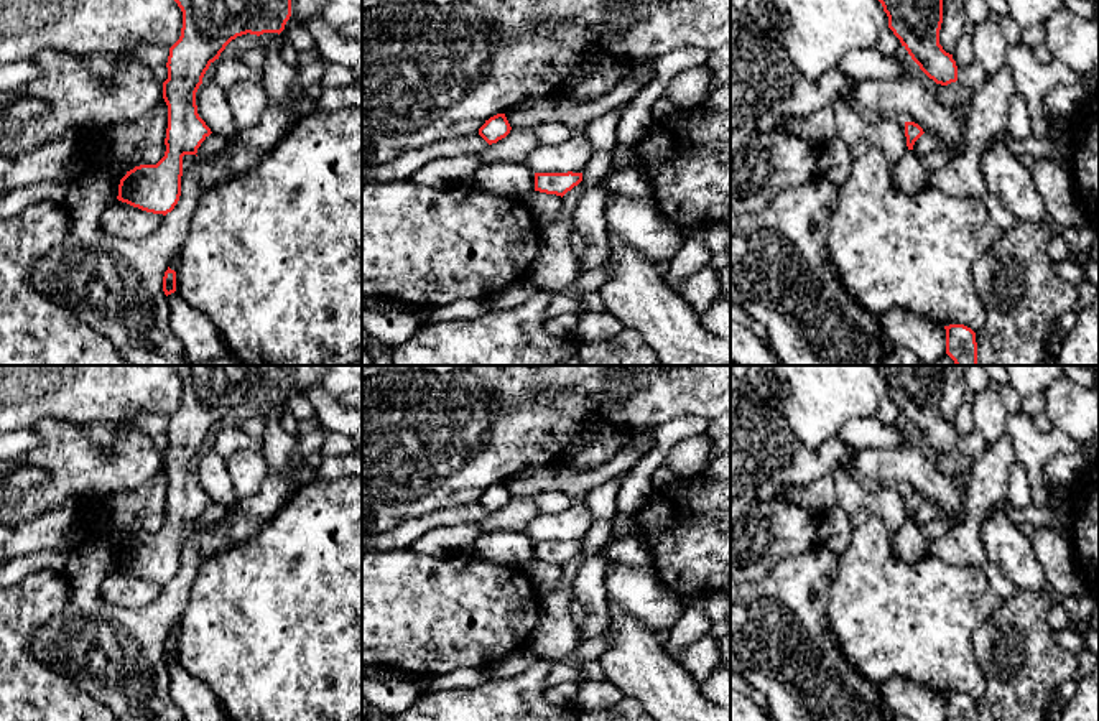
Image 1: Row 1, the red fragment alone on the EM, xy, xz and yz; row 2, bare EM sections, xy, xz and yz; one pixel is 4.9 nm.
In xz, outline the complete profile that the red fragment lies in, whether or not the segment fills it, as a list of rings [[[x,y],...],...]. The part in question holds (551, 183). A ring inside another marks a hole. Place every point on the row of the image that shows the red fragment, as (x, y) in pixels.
[[[535,173],[535,191],[564,196],[582,181],[582,173]]]

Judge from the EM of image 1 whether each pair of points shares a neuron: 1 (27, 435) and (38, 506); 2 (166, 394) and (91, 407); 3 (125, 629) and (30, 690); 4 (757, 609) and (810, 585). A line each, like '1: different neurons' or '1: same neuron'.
1: different neurons
2: same neuron
3: different neurons
4: same neuron

